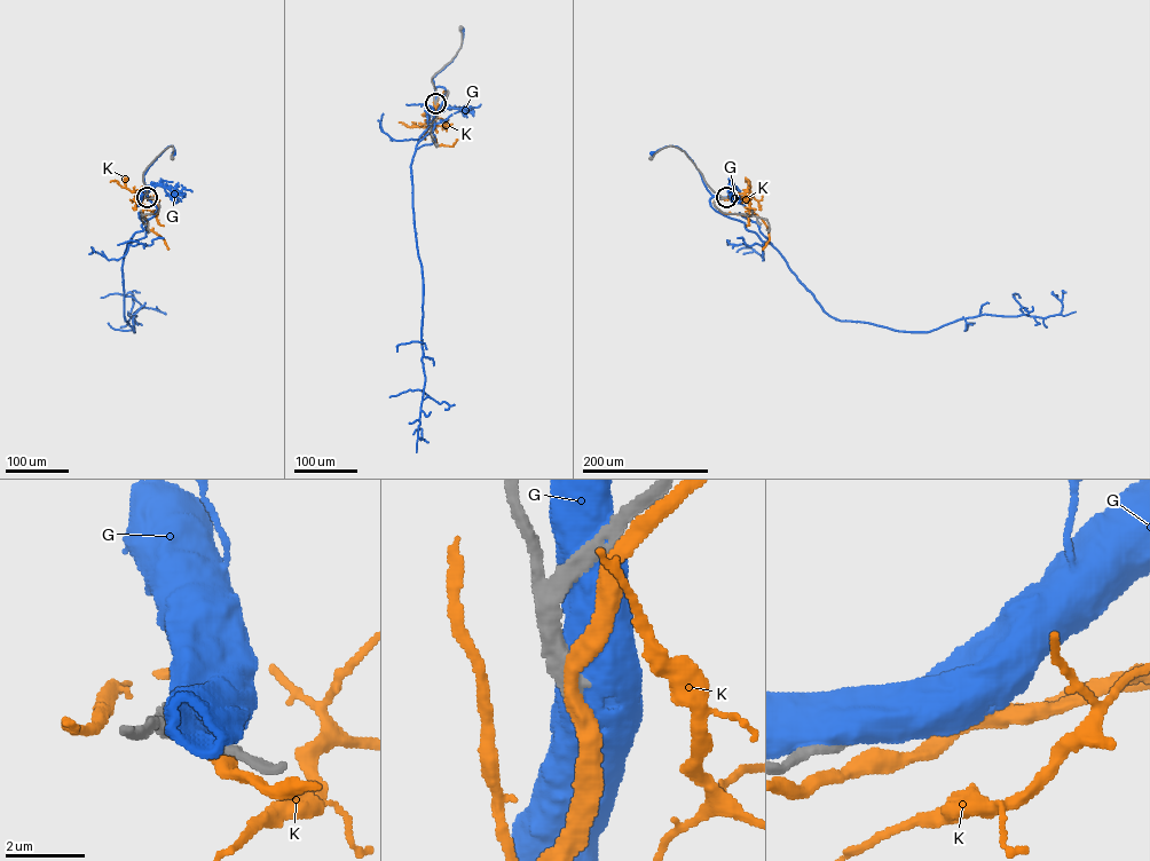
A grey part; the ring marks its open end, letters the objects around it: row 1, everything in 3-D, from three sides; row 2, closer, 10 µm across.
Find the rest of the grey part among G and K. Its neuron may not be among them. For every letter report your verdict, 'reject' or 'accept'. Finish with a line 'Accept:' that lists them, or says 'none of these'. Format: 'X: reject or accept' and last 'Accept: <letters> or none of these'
G: reject
K: reject
Accept: none of these

